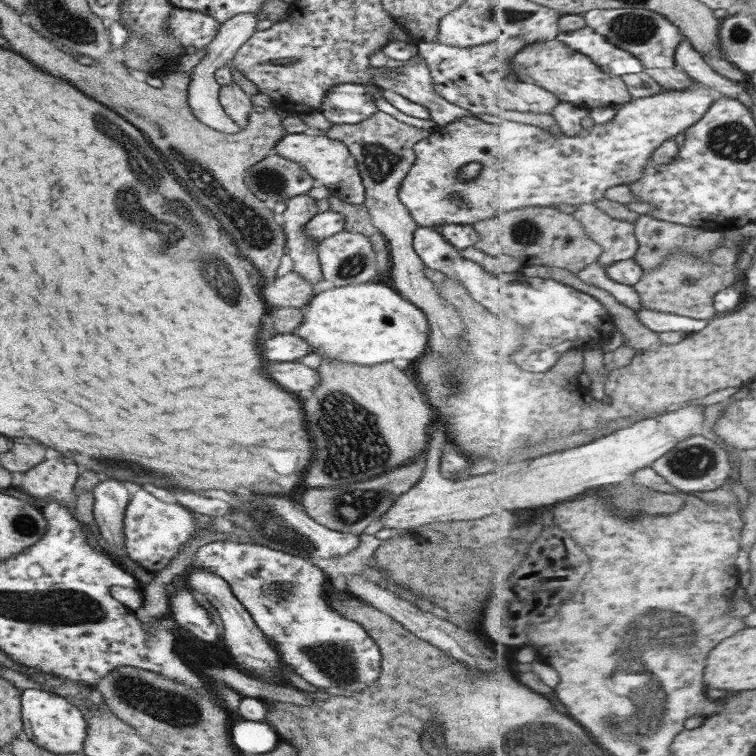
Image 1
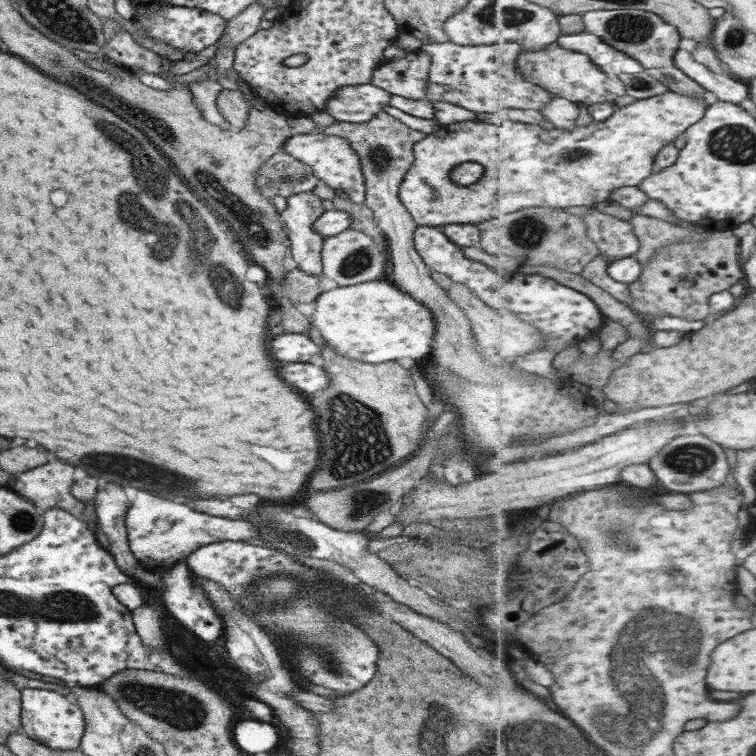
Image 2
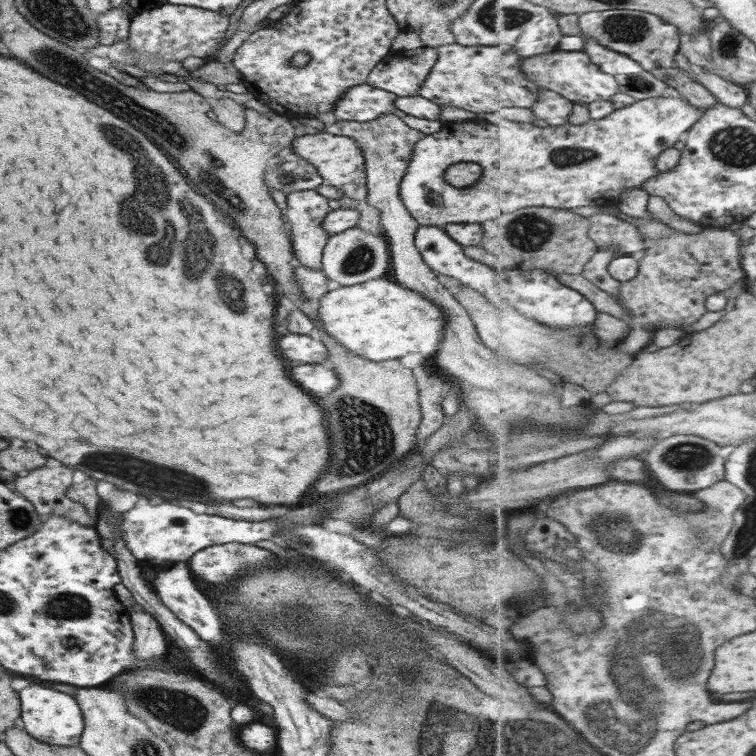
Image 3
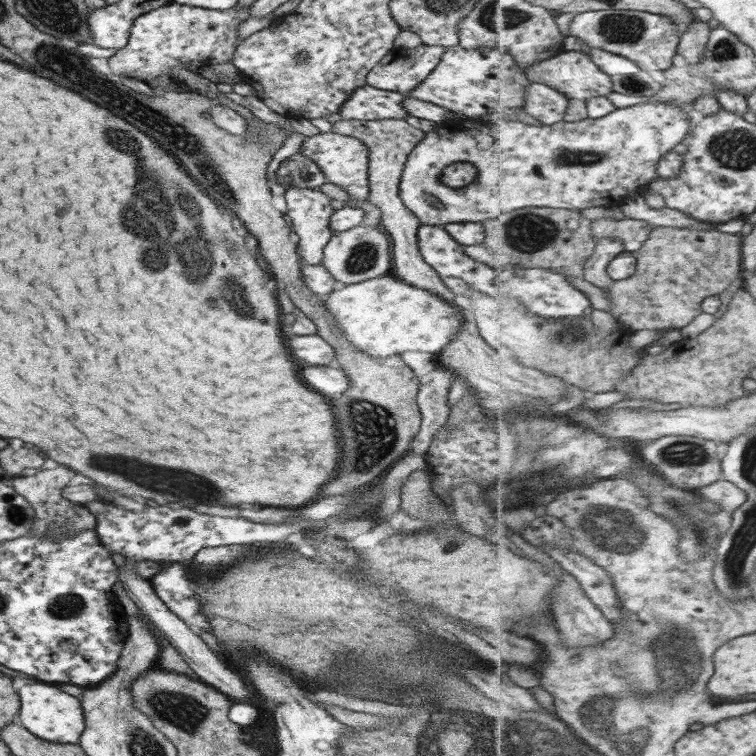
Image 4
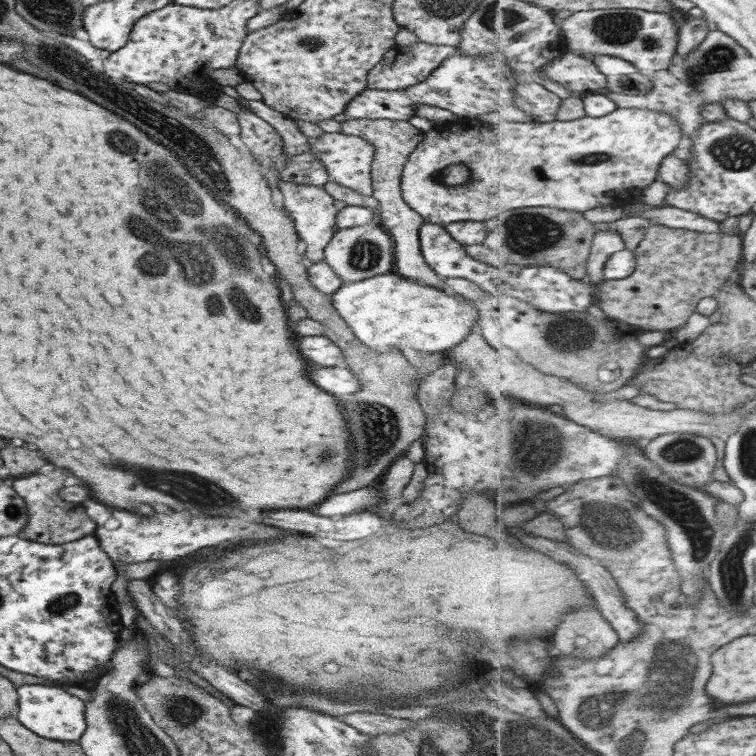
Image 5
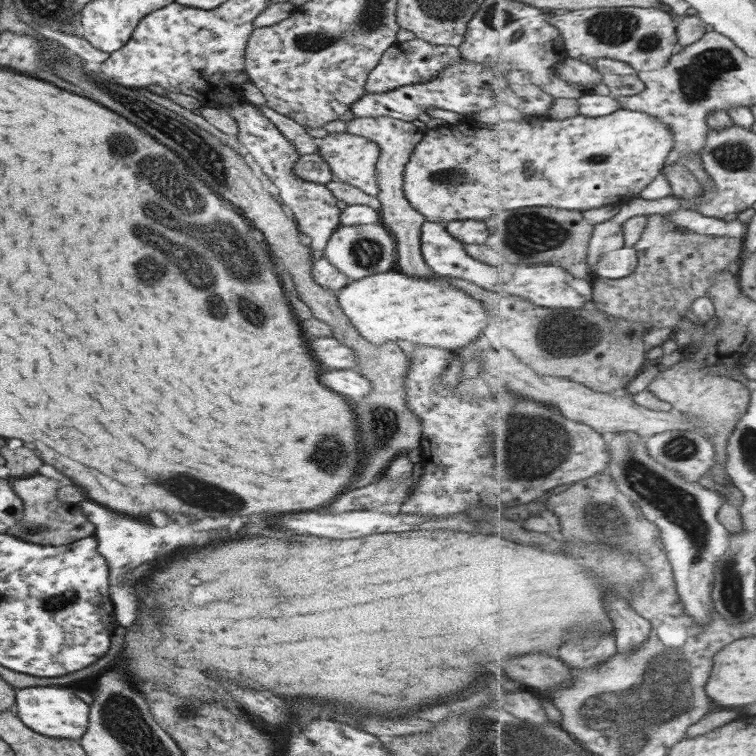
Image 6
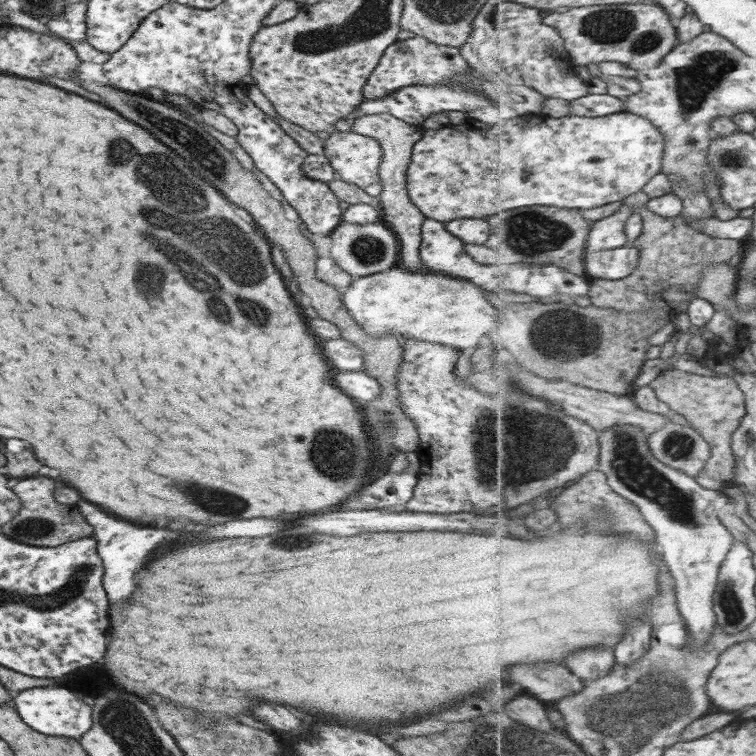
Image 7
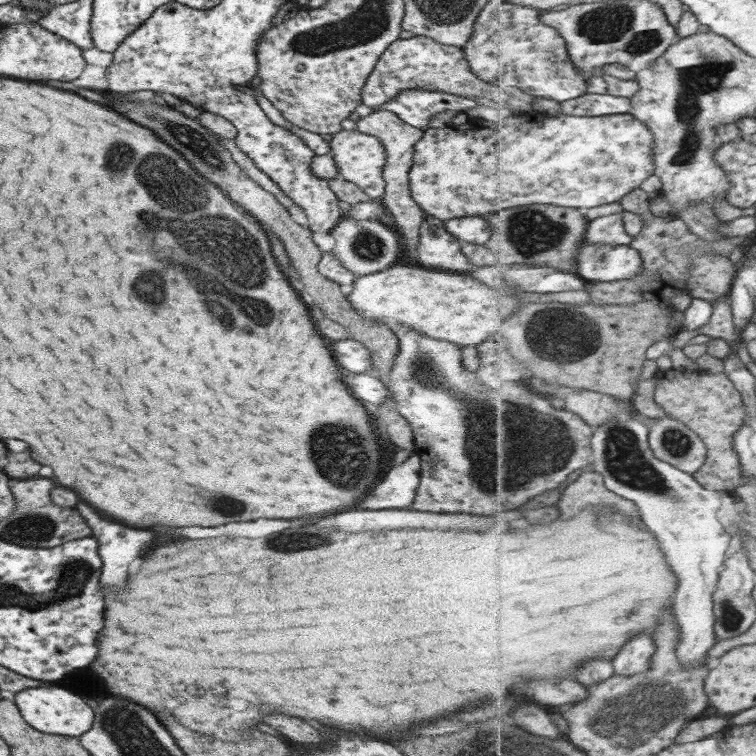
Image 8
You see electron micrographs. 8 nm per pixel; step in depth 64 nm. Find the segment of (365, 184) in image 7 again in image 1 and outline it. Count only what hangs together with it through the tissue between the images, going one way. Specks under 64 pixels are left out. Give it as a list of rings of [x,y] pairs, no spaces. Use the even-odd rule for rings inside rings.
[[[288,133],[284,138],[278,140],[278,144],[274,146],[273,154],[278,154],[300,163],[310,173],[310,176],[314,177],[317,184],[322,184],[325,187],[334,186],[334,188],[350,186],[354,190],[352,203],[362,205],[365,201],[365,188],[360,178],[356,159],[354,159],[354,155],[350,154],[350,150],[342,141],[334,140],[318,133]]]

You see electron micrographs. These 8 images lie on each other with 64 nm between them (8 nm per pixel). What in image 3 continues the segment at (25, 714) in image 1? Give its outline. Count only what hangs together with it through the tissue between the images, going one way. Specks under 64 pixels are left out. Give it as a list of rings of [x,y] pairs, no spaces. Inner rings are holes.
[[[28,686],[18,692],[22,700],[22,722],[24,730],[34,736],[36,740],[56,746],[79,746],[80,734],[84,730],[82,712],[78,708],[78,702],[58,690],[44,688],[44,686]]]

